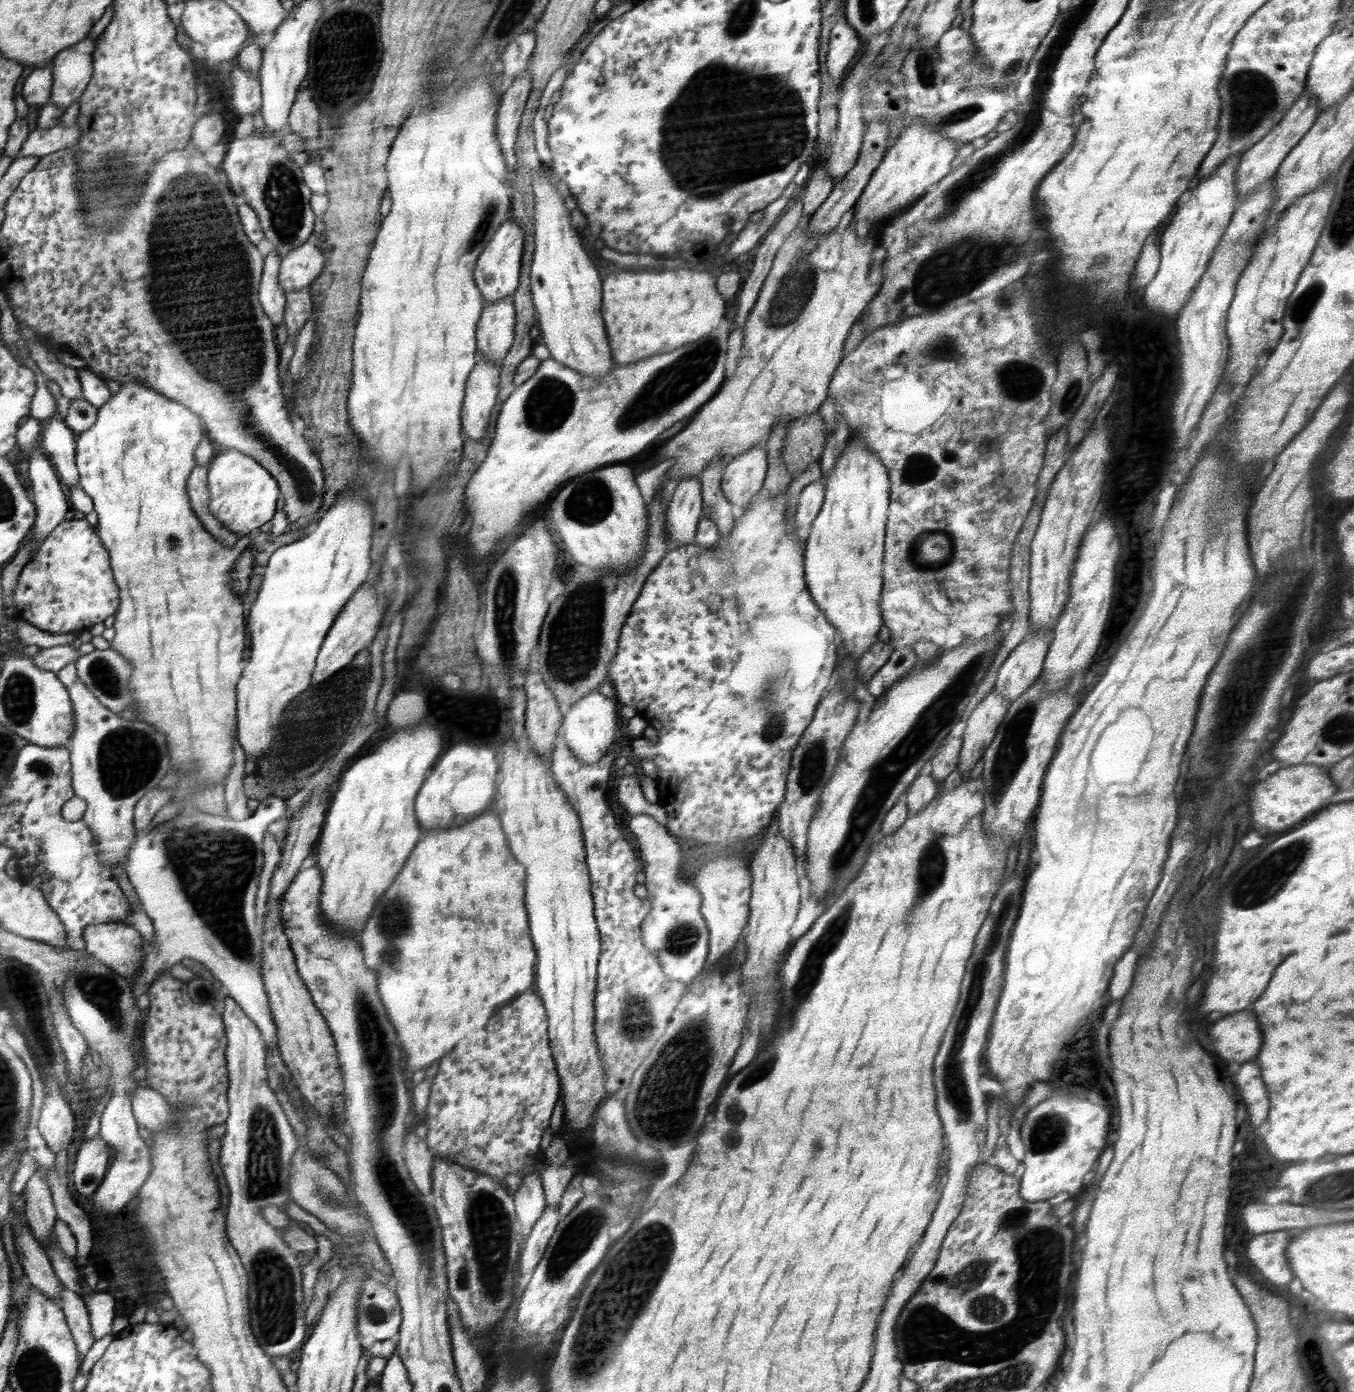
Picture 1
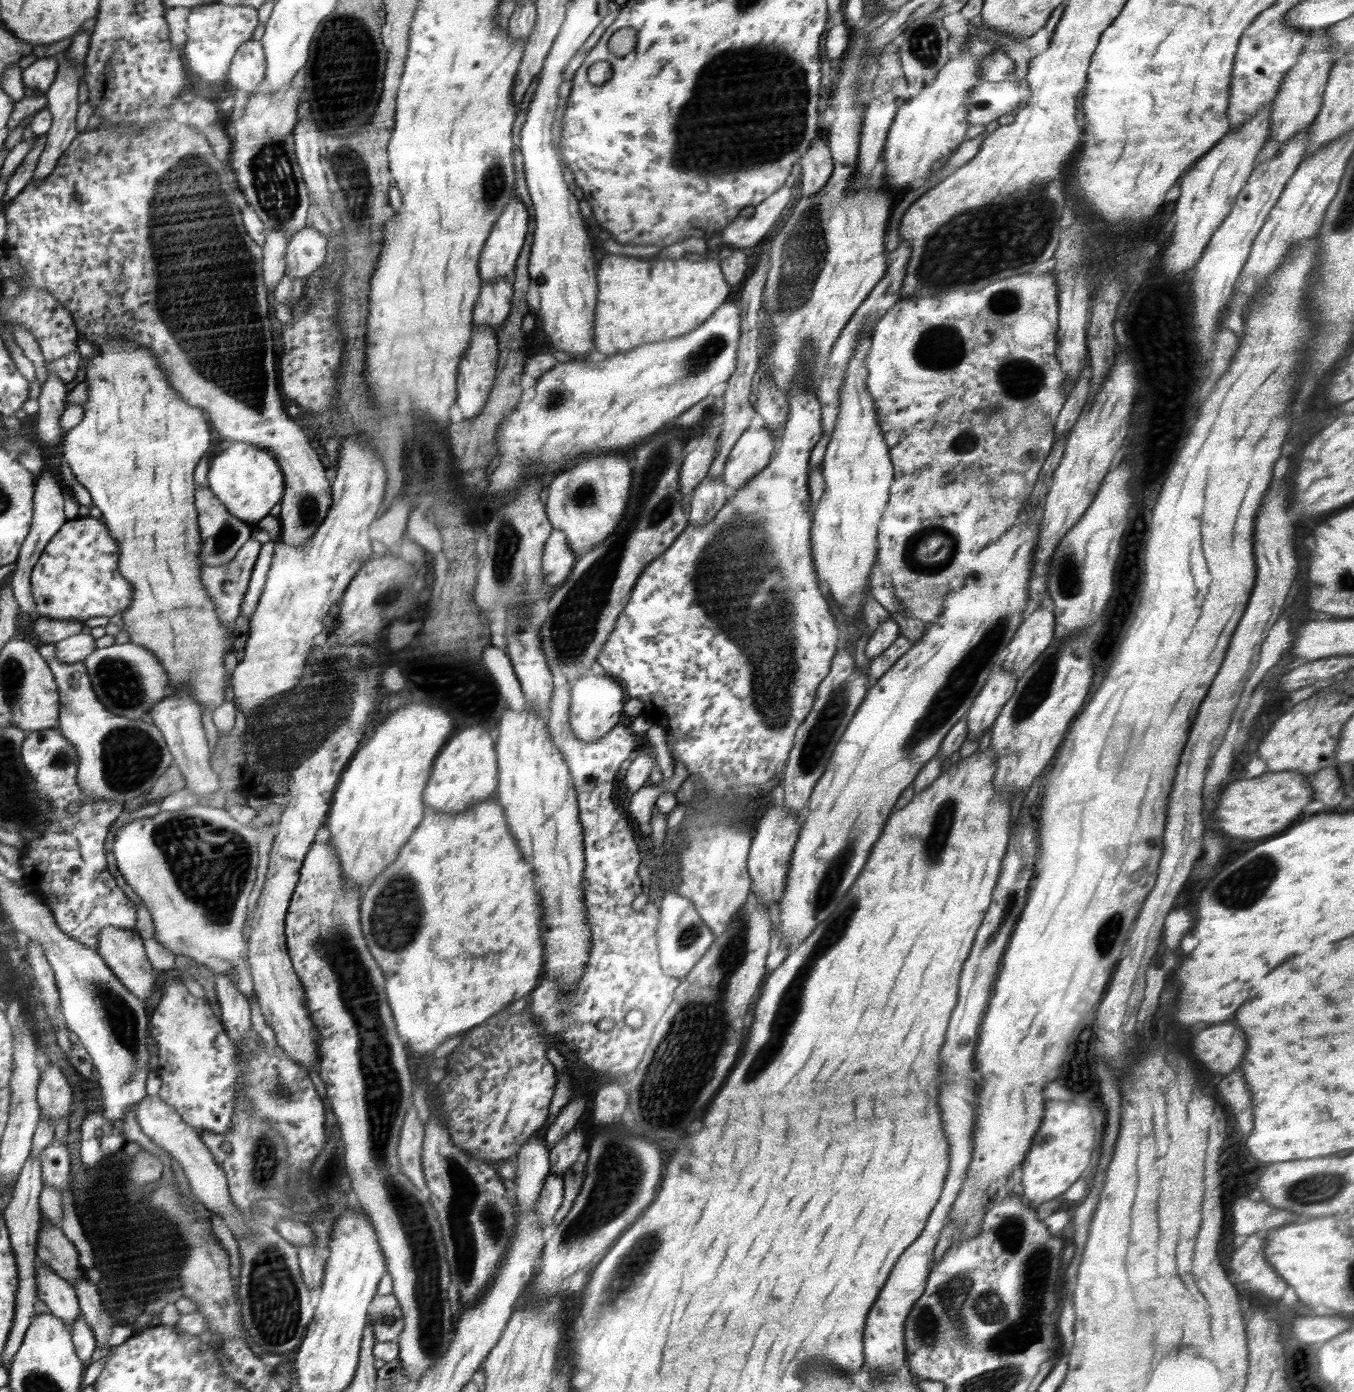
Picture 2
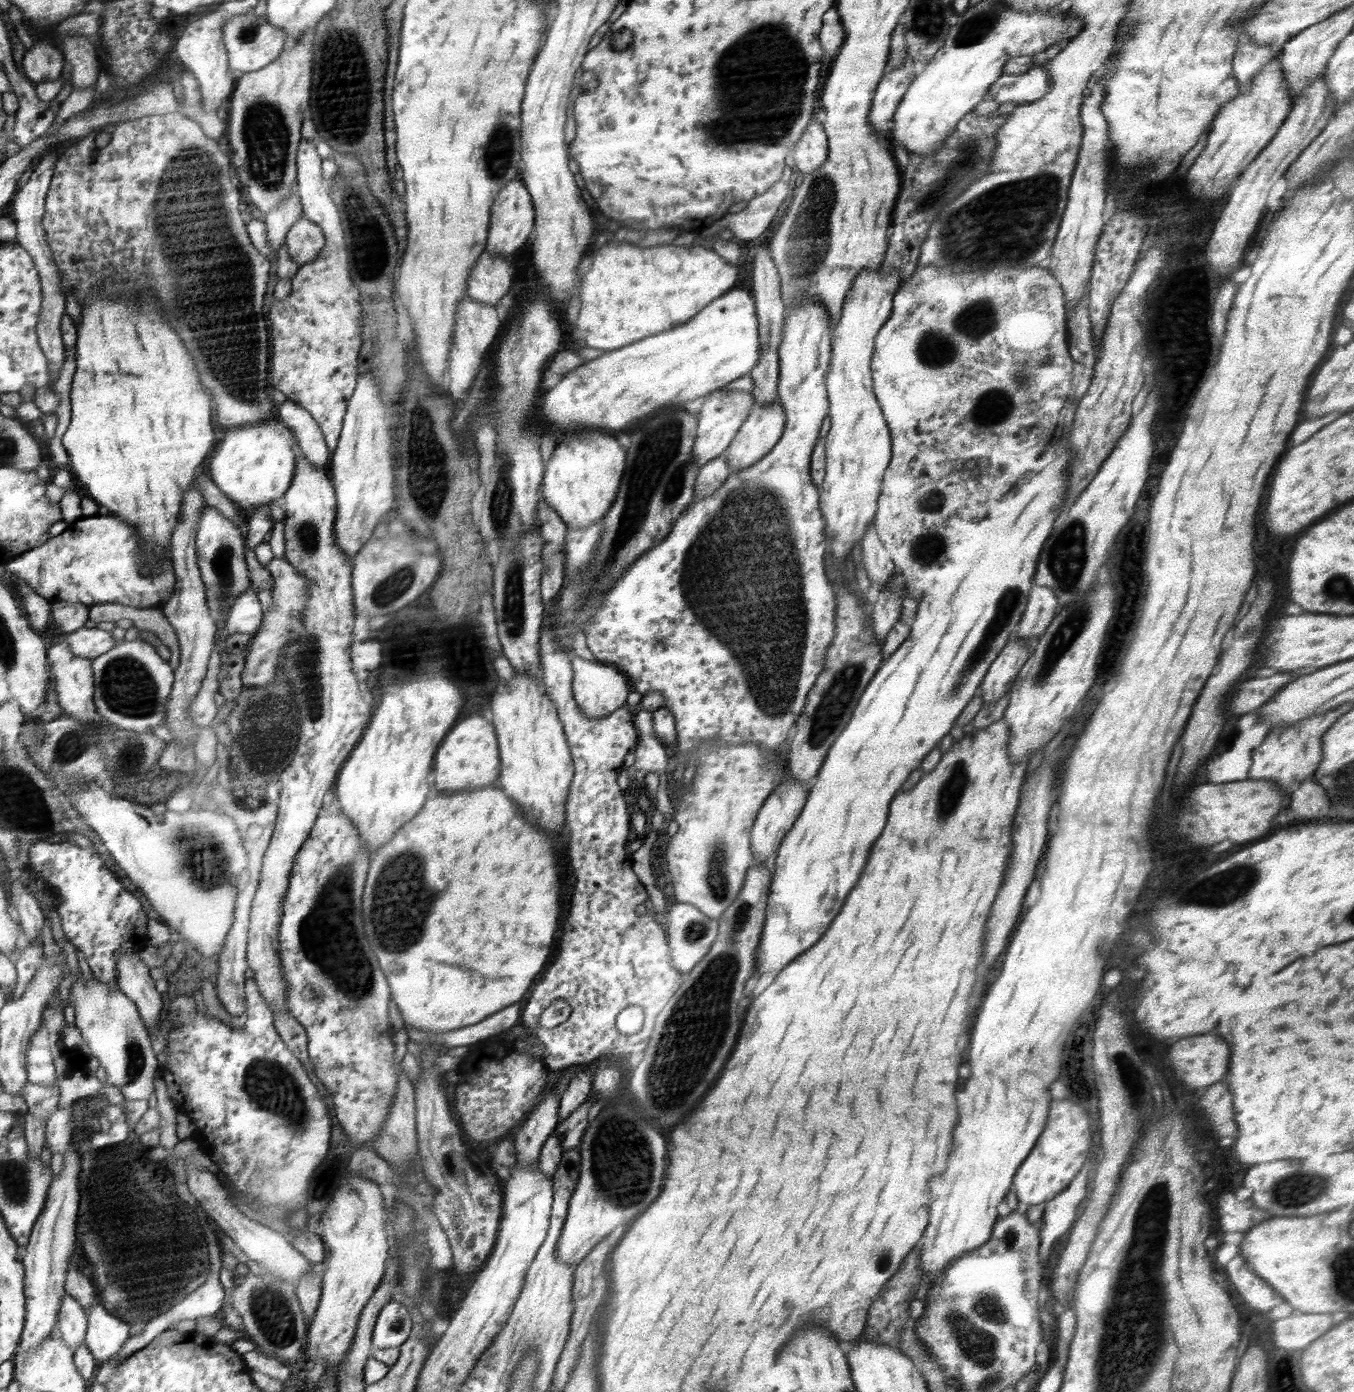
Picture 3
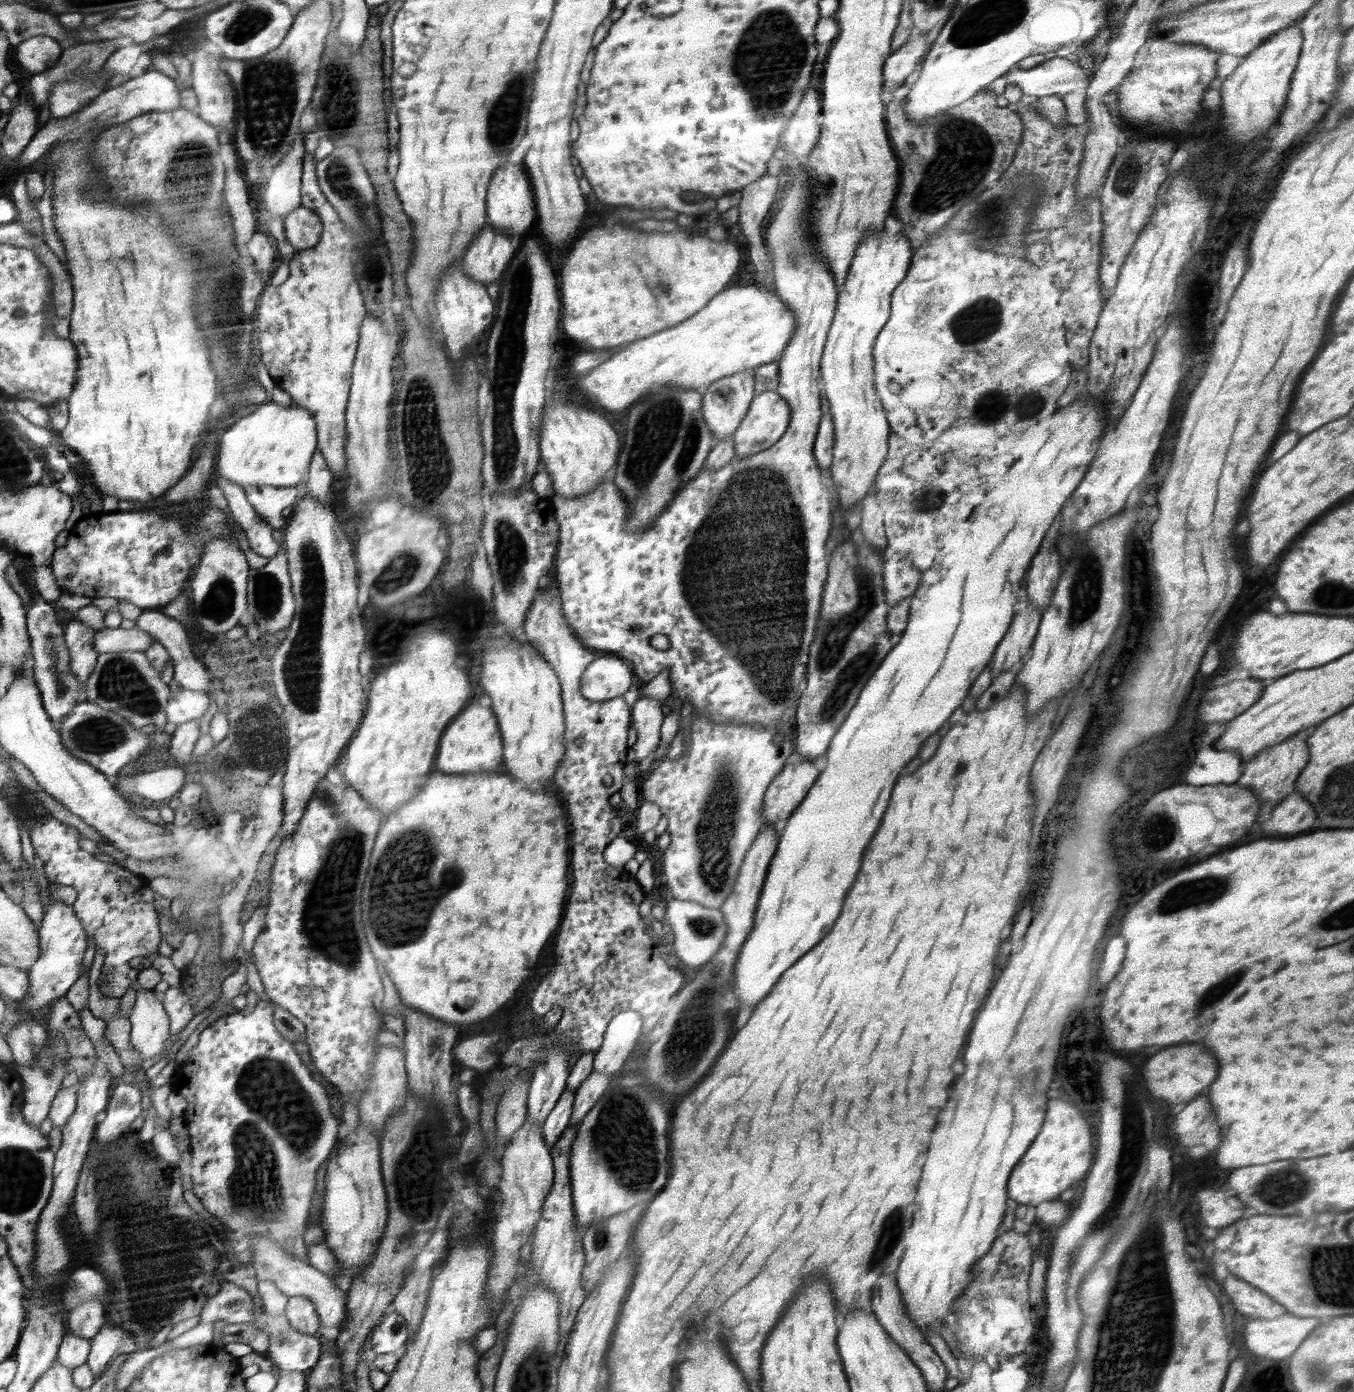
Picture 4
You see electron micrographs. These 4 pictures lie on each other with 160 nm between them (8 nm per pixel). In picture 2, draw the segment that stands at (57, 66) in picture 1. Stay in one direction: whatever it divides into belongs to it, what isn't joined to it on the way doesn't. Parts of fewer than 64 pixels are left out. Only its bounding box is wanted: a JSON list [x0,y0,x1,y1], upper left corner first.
[33,51,81,183]

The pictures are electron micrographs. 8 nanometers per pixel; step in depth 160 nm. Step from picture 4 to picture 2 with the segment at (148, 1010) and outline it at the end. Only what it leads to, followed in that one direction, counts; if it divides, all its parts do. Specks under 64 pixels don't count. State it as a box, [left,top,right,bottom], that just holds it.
[98,927,154,1001]

